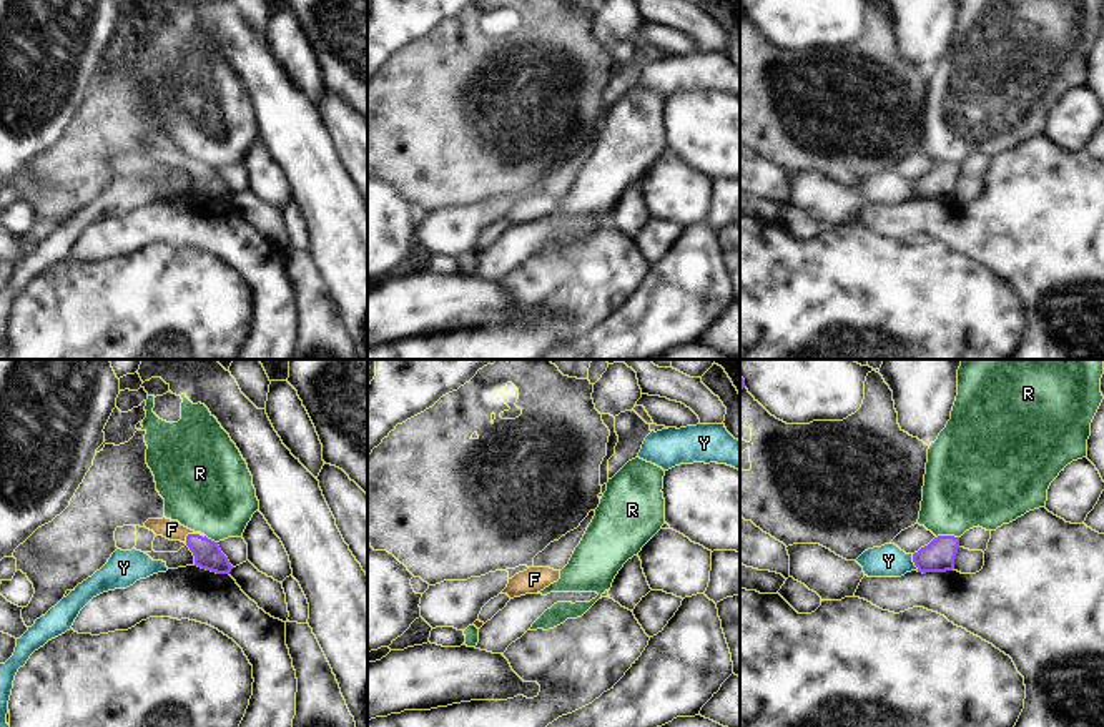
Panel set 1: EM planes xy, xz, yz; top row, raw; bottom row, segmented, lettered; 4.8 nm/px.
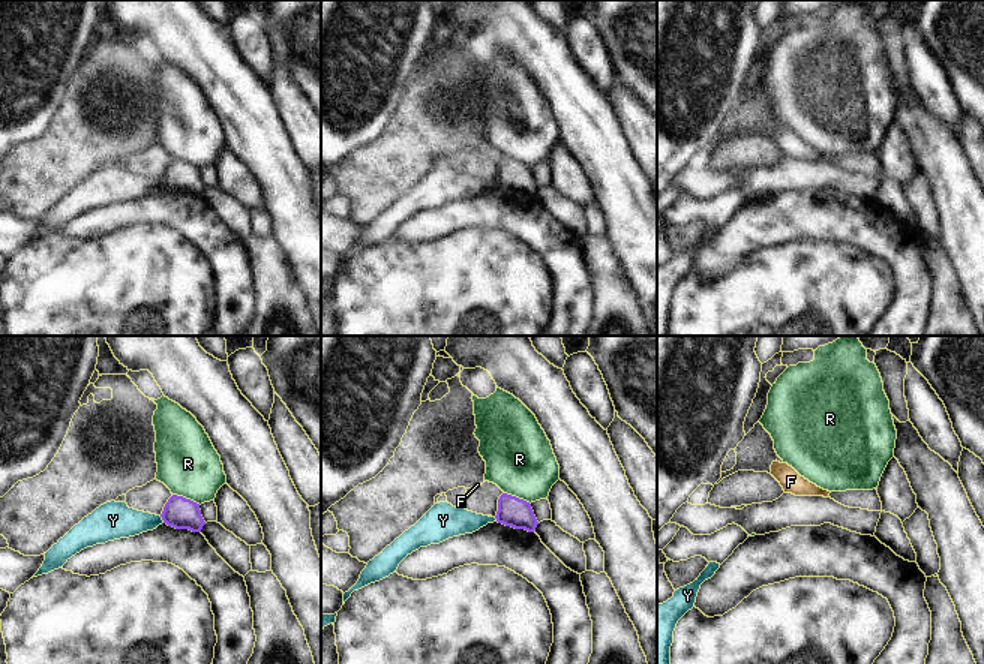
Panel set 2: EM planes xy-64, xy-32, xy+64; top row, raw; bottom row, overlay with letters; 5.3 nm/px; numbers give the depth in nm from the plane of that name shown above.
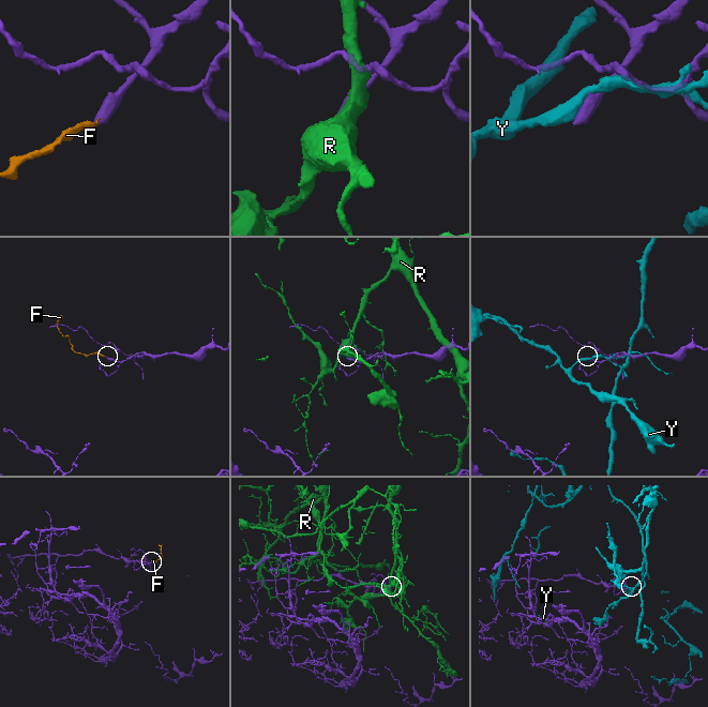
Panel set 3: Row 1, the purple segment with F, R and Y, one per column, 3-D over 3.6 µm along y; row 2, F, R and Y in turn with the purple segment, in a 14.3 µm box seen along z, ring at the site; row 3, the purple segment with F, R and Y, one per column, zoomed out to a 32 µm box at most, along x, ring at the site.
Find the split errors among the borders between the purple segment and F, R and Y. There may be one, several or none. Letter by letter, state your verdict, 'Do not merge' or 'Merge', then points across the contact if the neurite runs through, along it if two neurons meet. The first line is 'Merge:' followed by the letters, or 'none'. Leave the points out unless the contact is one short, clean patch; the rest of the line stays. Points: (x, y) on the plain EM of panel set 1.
Merge: F
F: Merge. Path across: xy (206, 180), (192, 162), (172, 157)
R: Do not merge
Y: Do not merge

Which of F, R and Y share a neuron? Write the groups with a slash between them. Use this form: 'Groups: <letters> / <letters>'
Groups: F / R / Y

